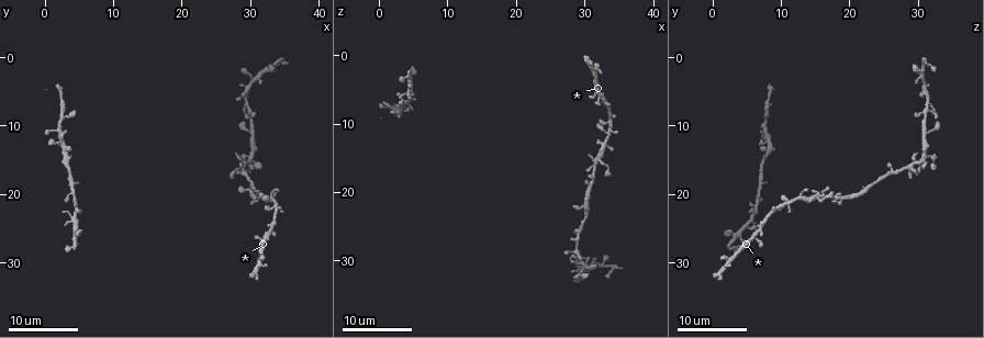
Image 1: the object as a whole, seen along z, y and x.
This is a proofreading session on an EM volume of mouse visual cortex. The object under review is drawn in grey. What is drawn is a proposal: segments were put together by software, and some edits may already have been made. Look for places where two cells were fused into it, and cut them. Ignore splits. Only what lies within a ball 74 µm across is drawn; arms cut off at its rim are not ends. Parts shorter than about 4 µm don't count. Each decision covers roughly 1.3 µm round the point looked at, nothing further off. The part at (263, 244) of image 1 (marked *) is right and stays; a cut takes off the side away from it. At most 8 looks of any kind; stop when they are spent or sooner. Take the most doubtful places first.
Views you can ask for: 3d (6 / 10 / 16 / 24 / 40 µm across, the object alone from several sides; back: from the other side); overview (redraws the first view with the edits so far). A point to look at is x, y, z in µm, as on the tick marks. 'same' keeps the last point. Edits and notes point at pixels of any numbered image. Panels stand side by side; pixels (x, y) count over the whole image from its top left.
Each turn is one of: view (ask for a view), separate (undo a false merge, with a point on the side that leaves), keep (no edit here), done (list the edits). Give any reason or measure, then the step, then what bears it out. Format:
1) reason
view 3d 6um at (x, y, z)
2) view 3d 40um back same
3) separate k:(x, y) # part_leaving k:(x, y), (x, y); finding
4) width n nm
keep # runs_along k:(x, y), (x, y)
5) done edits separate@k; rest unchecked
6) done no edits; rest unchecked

two arms in line, one across
view 3d 24um at (33.5, 1.0, 31.0)

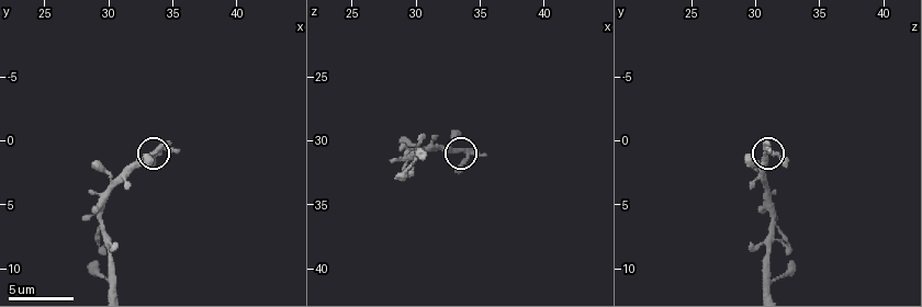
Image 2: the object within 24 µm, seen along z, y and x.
view 3d 6um at (33.6, 1.0, 30.8)

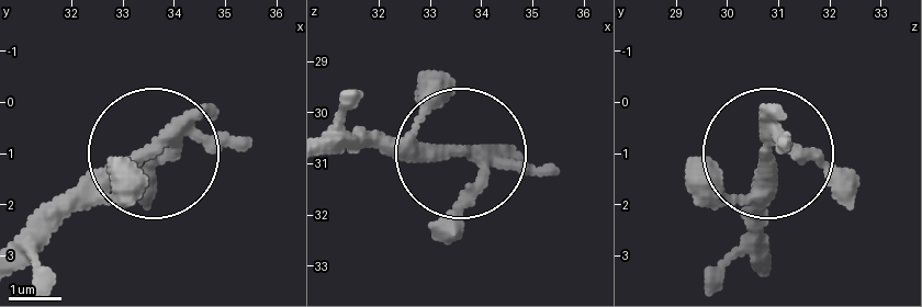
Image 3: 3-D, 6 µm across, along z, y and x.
arms 3
keep # runs_along 3:(764, 252), (768, 152), (817, 161), (851, 208); continuous, no second cell

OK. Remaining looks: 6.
narrows sharply
view 3d 10um at (29.4, 6.2, 31.4)

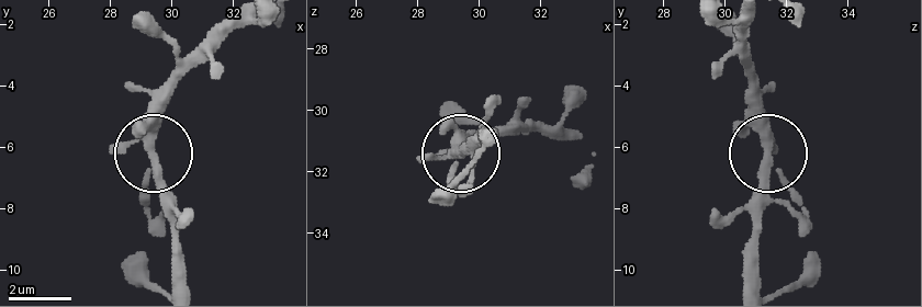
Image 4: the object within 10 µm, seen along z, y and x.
arms 4
keep # runs_along 4:(755, 288), (755, 203), (771, 147), (757, 87); all the same cell

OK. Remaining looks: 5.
looks like a crossing
view 3d 16um at (32.5, 20.5, 16.0)

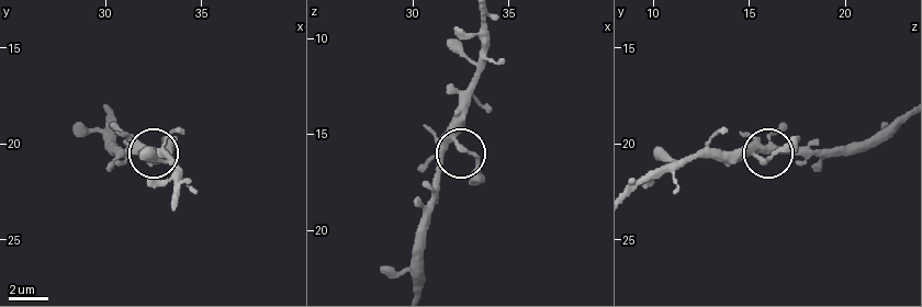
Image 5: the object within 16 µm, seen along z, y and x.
closer look
view 3d 10um at (32.2, 20.5, 15.5)

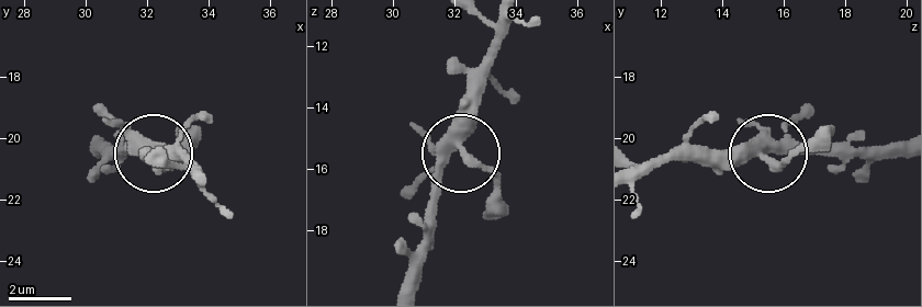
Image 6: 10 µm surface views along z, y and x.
keep # runs_along 6:(638, 178), (685, 157), (782, 161), (816, 148); one cell here

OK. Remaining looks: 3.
two arms in line, one across
view 3d 24um at (4.5, 20.5, 6.5)

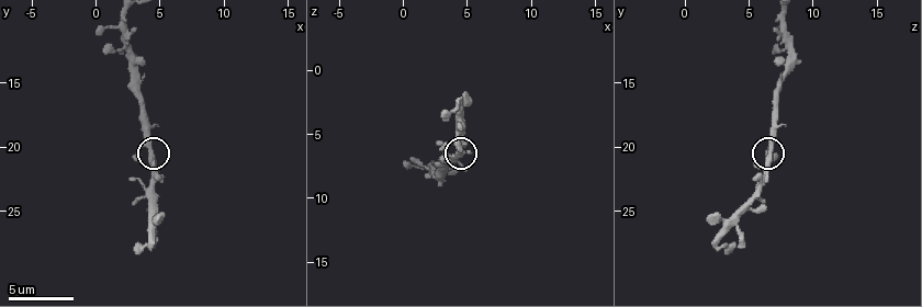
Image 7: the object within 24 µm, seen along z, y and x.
view 3d 6um at (4.4, 20.4, 6.8)

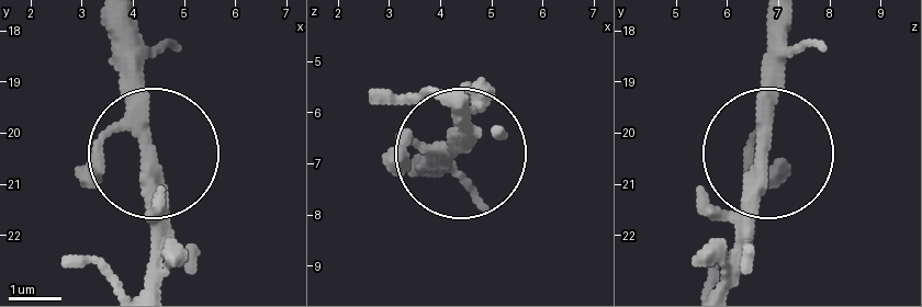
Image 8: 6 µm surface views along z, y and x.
keep # one cell here

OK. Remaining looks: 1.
done no edits; rest unchecked

